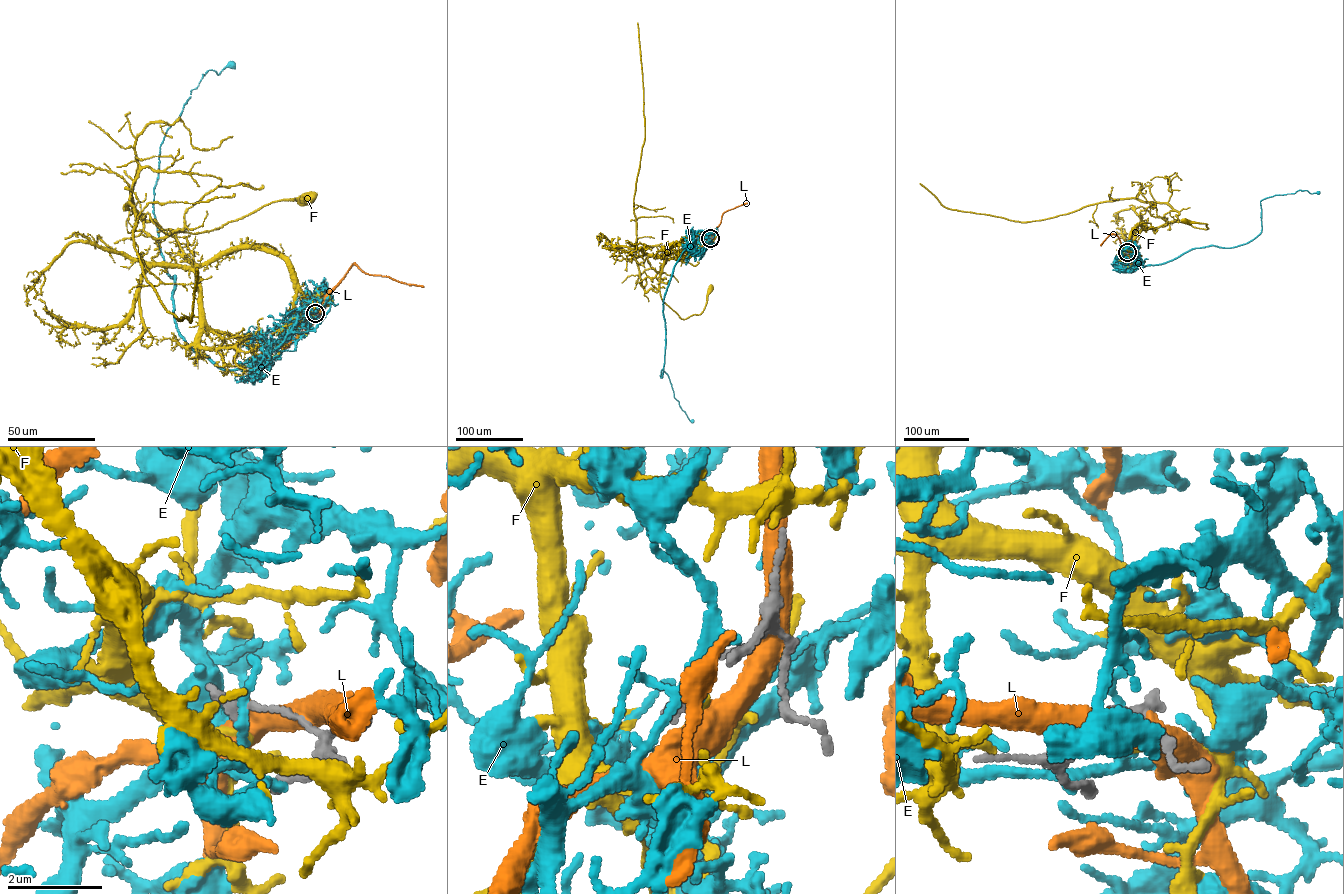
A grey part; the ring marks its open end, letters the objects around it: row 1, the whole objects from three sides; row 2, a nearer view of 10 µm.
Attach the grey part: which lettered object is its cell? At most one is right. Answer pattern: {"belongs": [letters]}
{"belongs": []}

